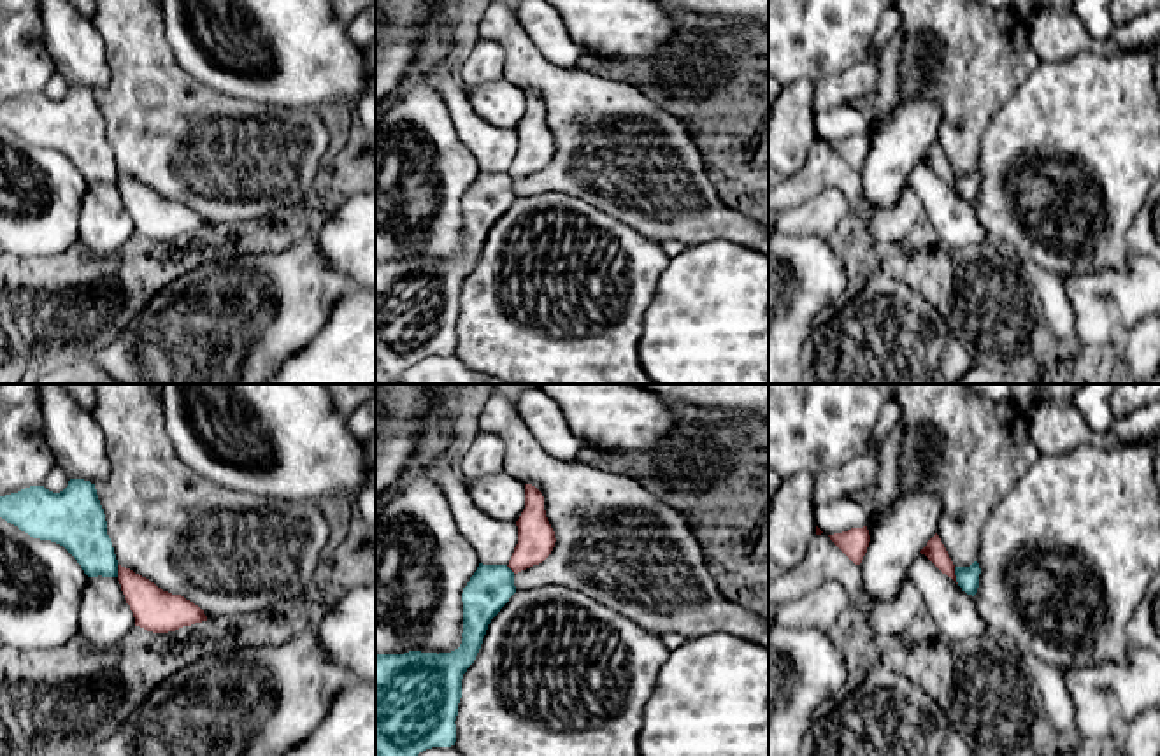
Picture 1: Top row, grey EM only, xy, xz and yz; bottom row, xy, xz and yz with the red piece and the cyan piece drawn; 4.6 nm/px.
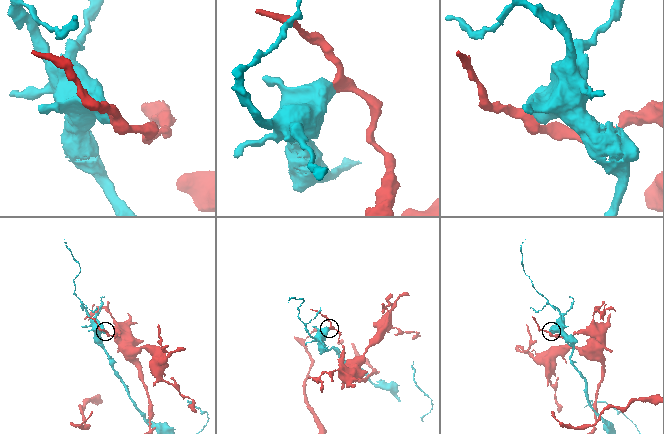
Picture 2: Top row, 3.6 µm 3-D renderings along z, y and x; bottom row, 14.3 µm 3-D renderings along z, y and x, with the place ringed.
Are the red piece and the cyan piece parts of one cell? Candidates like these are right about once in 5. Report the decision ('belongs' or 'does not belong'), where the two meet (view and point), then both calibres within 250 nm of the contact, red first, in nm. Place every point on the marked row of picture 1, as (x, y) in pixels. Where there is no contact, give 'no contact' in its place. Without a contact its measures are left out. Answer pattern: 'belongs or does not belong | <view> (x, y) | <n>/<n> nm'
does not belong | yz (955, 576) | 90/110 nm

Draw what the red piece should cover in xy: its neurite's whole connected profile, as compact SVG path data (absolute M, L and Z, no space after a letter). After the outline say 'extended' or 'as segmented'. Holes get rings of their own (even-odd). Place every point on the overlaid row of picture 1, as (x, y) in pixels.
M118 565L118 581L135 617L135 626L153 633L168 633L207 621L204 610L181 595L163 591L149 579Z | as segmented

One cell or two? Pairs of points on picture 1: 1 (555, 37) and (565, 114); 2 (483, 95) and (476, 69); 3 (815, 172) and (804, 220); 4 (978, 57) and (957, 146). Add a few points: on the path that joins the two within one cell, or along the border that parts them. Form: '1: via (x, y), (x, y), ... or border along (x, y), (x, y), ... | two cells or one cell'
1: border along (529, 37), (548, 60), (572, 69) | two cells
2: border along (502, 78), (483, 81), (467, 93) | two cells
3: border along (850, 200), (837, 190), (823, 188), (787, 211) | two cells
4: via (969, 79), (964, 123) | one cell

